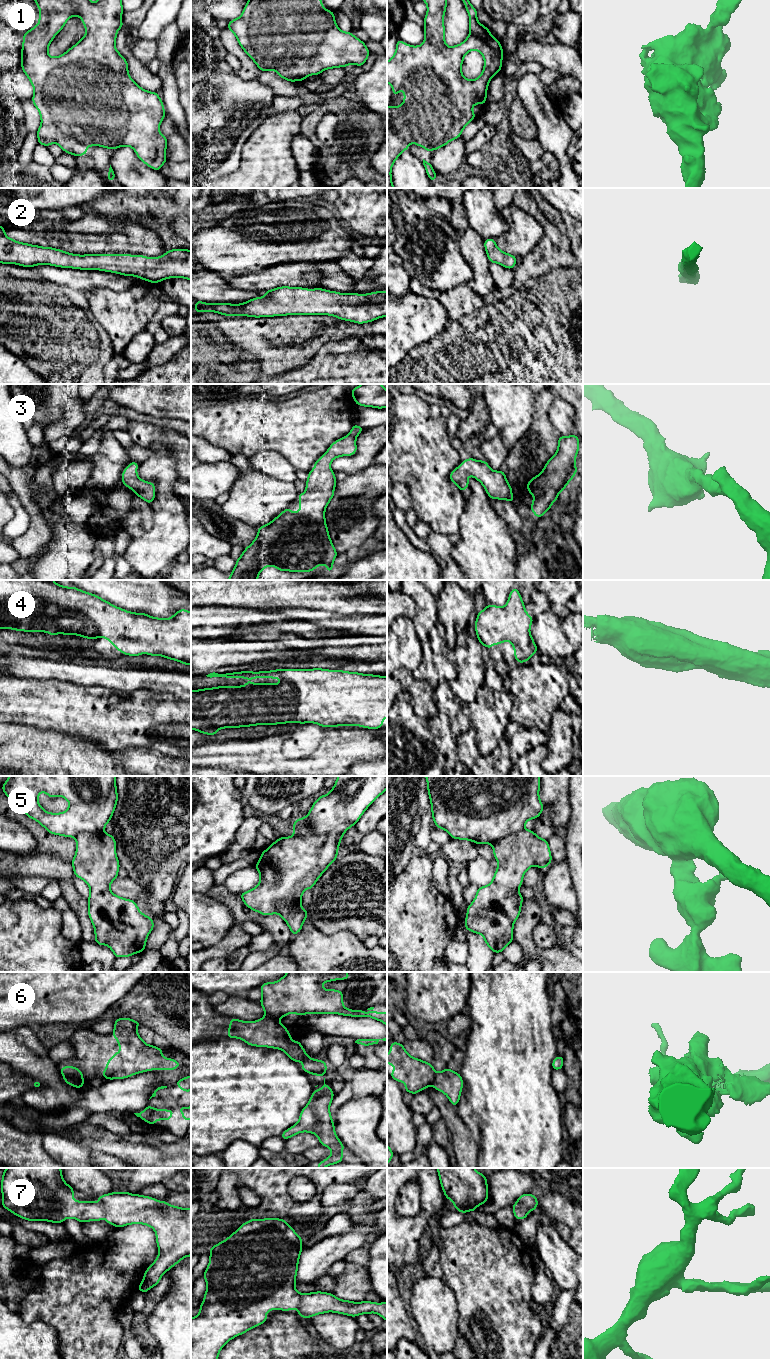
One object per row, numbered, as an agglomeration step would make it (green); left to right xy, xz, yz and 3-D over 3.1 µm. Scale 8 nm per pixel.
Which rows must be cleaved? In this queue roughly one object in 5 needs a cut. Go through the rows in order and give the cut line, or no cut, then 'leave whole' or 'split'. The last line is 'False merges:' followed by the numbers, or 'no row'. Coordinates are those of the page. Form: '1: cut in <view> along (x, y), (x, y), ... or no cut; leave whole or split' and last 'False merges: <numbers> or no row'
1: no cut; leave whole
2: no cut; leave whole
3: no cut; leave whole
4: no cut; leave whole
5: cut in xz along (300, 901), (294, 904), (278, 902), (278, 913); split
6: cut in xy along (63, 1075), (73, 1078), (83, 1085); split
7: no cut; leave whole
False merges: 5, 6

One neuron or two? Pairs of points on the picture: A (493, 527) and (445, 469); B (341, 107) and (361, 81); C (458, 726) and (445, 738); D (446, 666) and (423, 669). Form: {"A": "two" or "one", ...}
{"A": "two", "B": "two", "C": "two", "D": "one"}

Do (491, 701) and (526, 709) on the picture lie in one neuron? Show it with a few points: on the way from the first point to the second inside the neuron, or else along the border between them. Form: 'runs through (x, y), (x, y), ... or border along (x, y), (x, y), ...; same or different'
border along (508, 714), (510, 719); different

